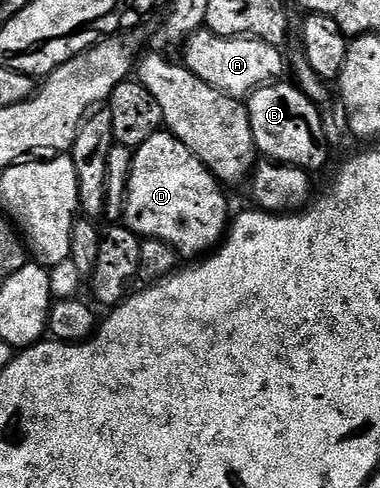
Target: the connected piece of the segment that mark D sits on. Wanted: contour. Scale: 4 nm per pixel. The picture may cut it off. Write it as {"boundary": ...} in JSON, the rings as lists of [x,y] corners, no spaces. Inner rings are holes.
{"boundary":[[[167,130],[157,131],[153,136],[147,138],[145,142],[135,148],[133,165],[131,166],[131,174],[129,175],[129,189],[125,195],[125,215],[123,217],[124,227],[130,228],[131,231],[139,237],[167,242],[177,252],[178,257],[204,257],[206,254],[212,252],[213,249],[225,239],[226,231],[231,223],[231,211],[229,212],[229,204],[225,201],[224,191],[226,192],[226,189],[222,187],[217,177],[209,171],[207,166],[203,166],[203,162],[199,162],[199,158],[195,158],[195,154],[191,154],[191,150],[187,150],[187,146],[183,146],[183,142],[179,142],[179,138],[175,138]]]}

